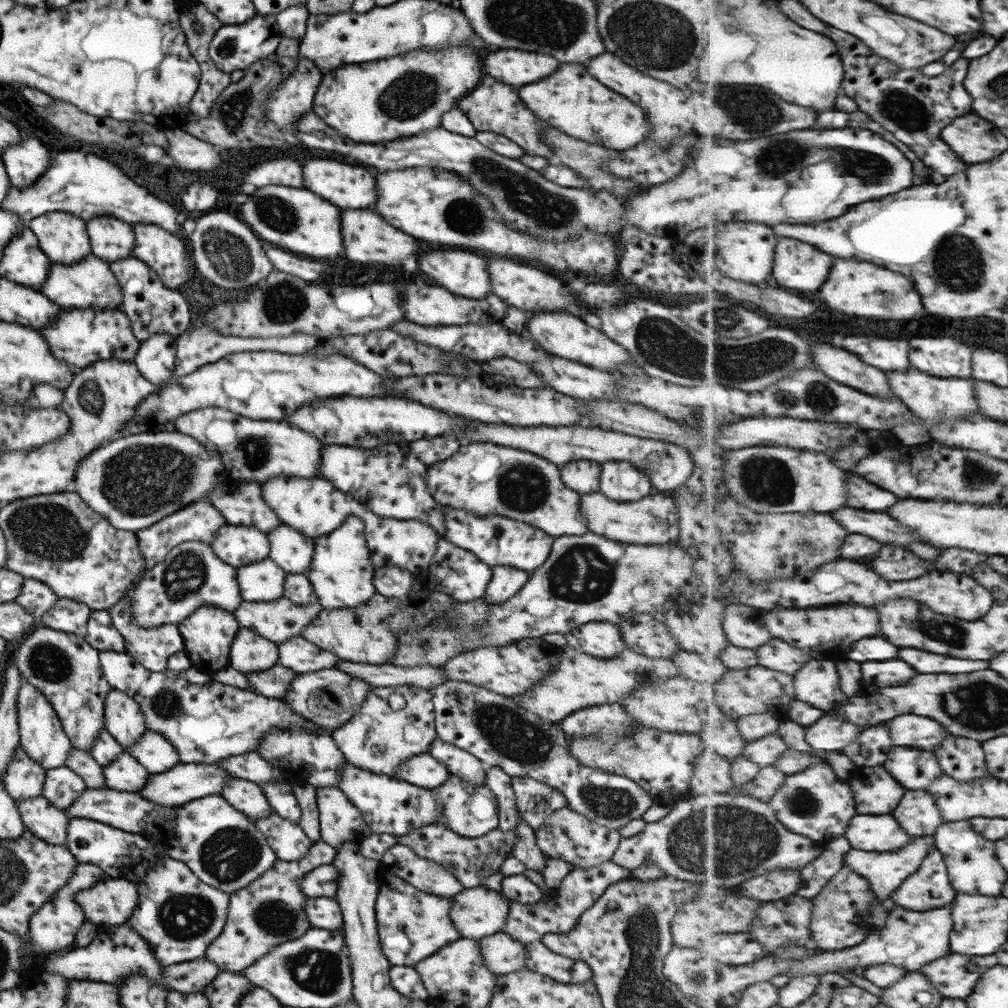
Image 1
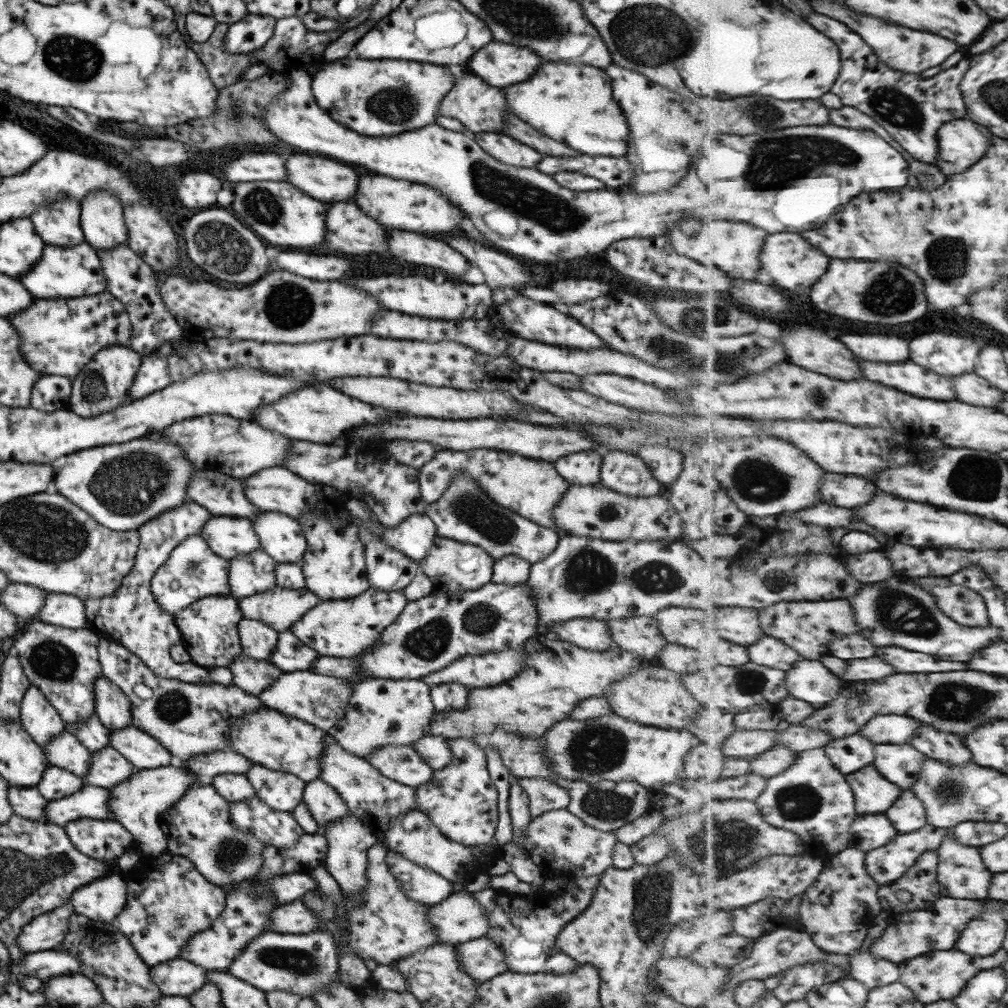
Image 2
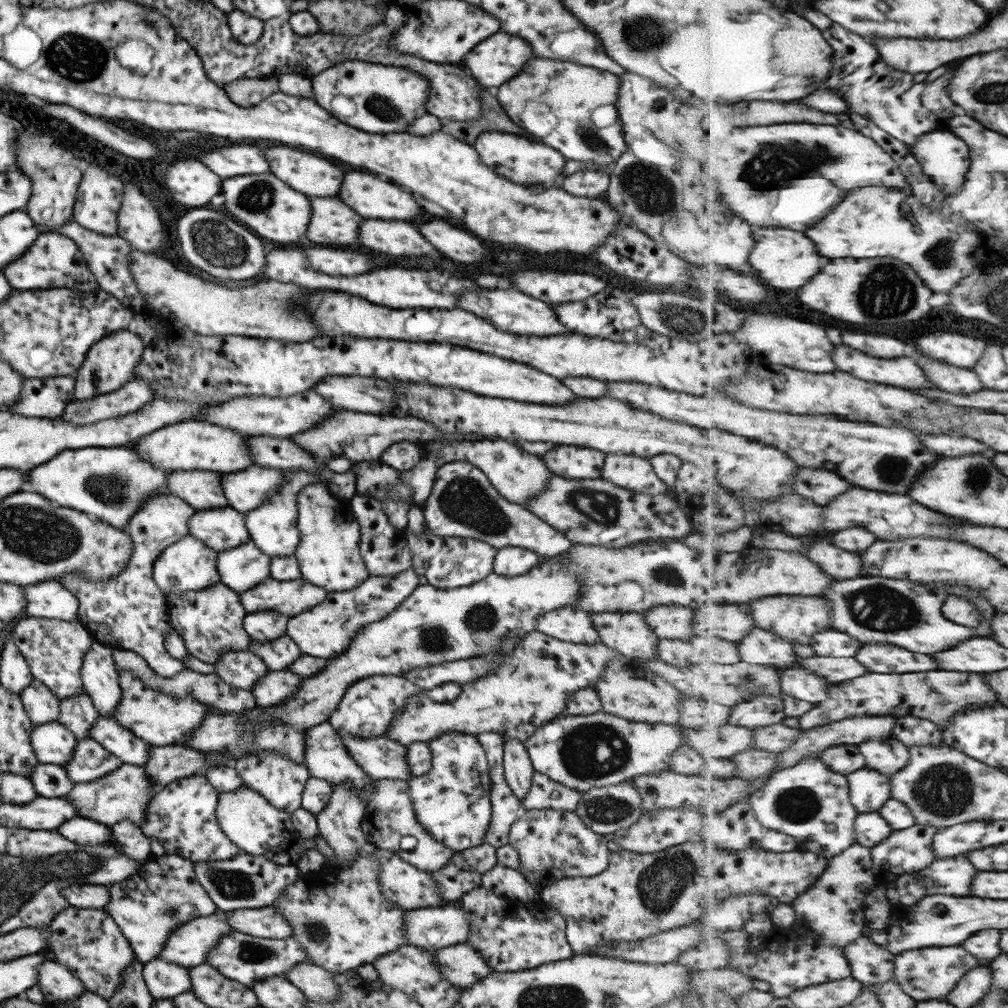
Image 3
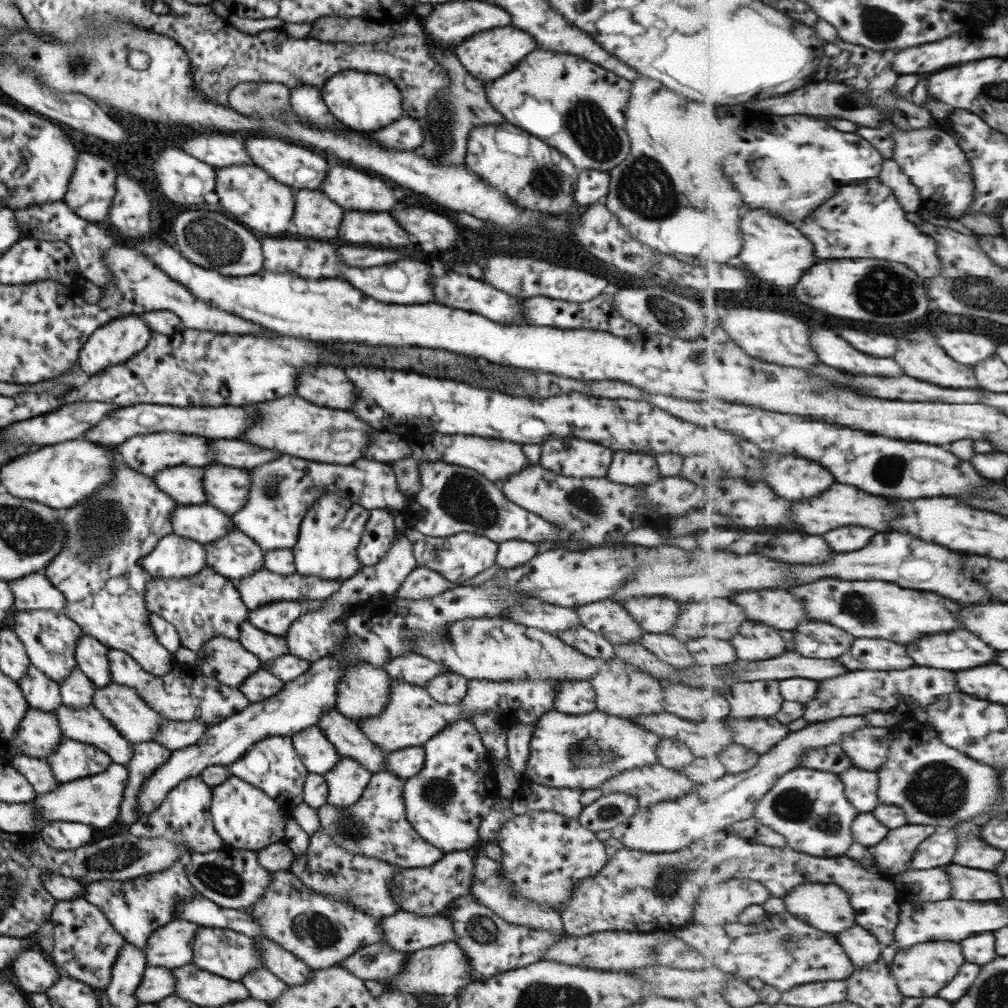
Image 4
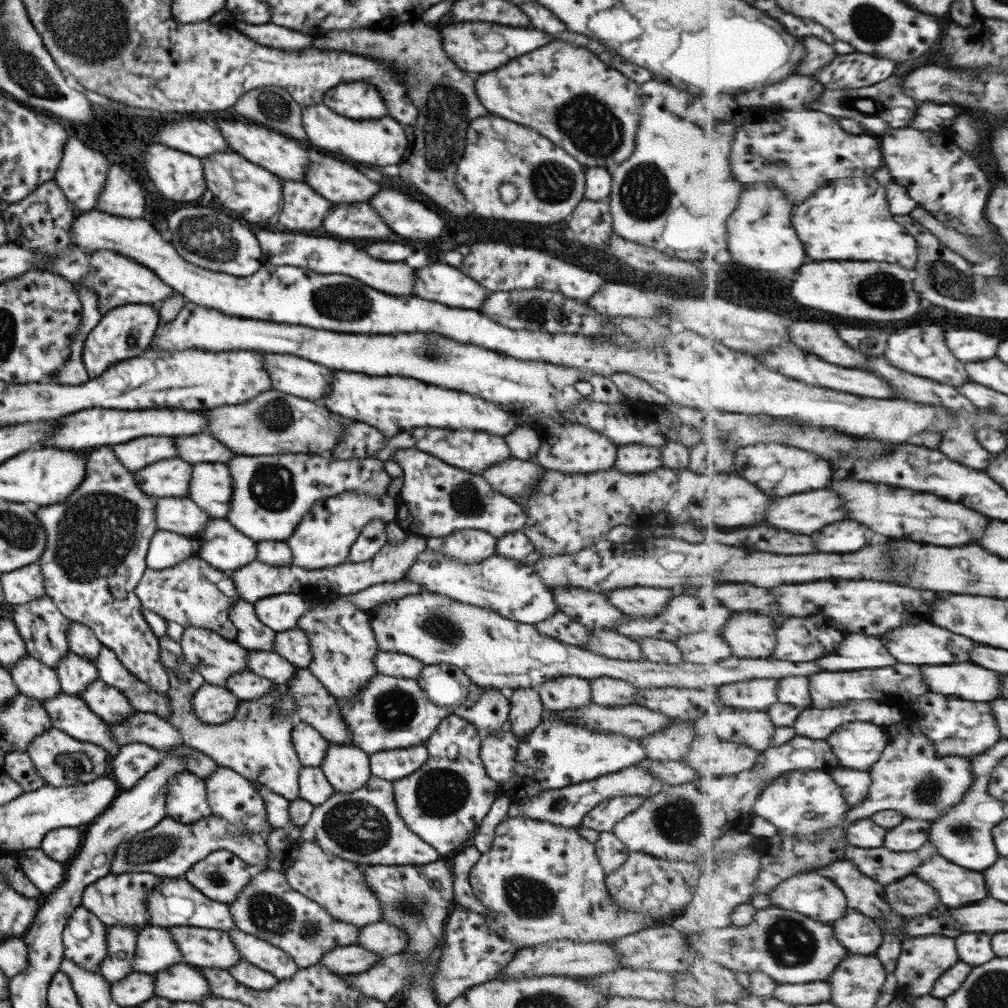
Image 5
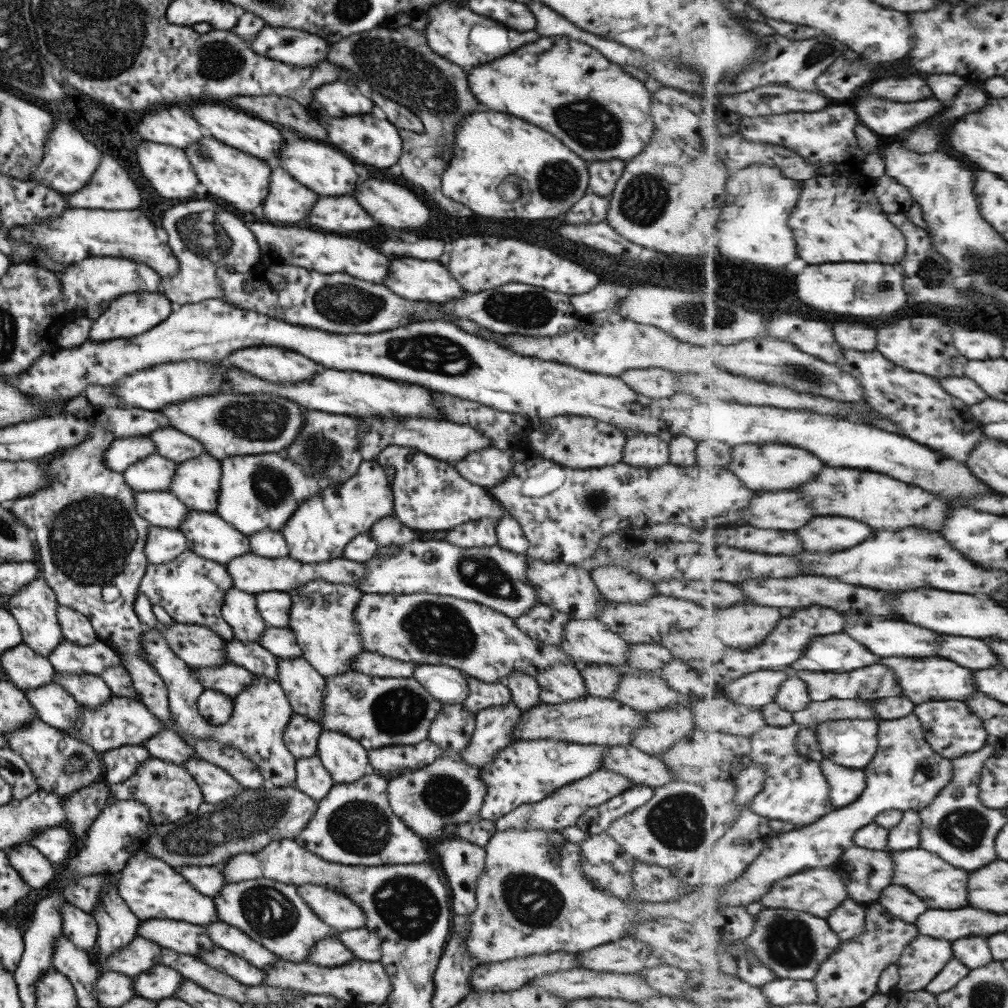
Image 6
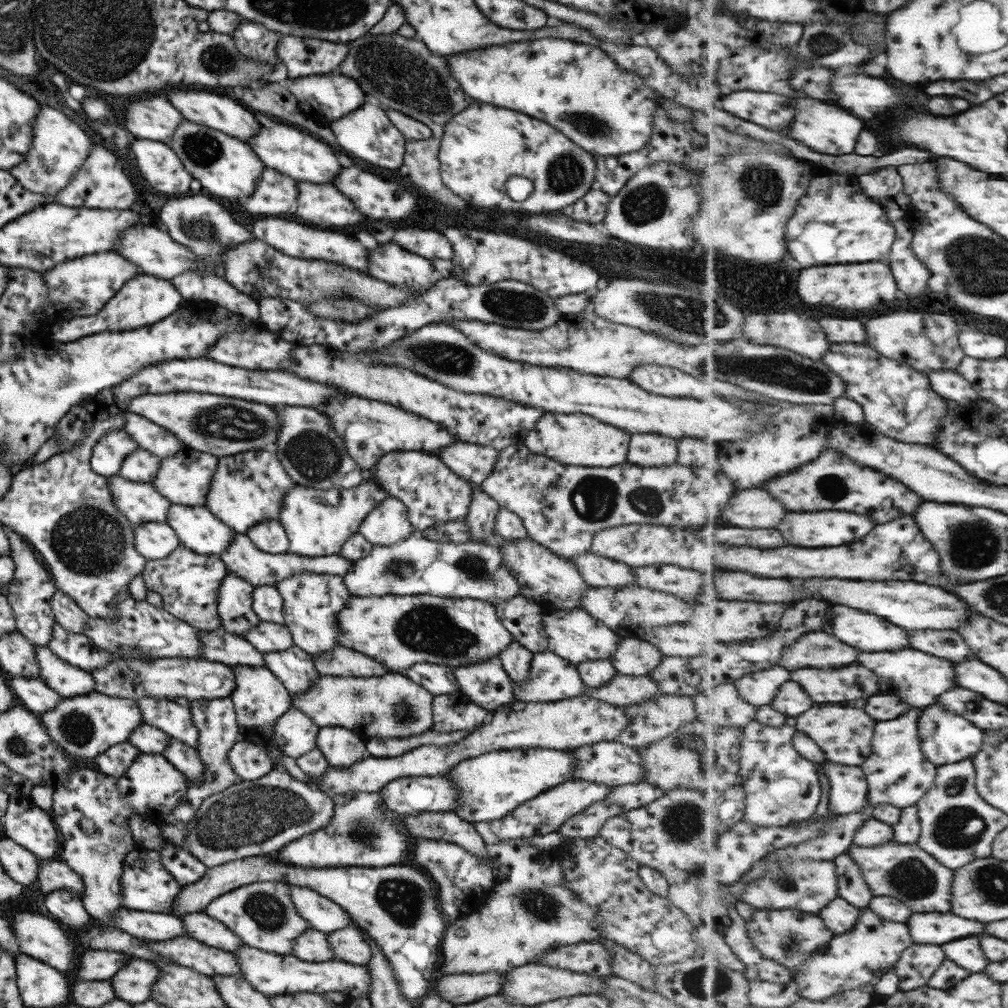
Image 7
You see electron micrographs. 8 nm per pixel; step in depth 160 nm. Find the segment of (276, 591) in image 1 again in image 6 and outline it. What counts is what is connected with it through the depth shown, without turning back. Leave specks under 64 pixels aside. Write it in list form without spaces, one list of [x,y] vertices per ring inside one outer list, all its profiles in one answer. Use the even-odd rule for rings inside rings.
[[[188,509],[178,528],[185,537],[186,548],[197,556],[217,564],[225,565],[231,558],[250,551],[248,537],[221,520],[215,512],[201,512]]]

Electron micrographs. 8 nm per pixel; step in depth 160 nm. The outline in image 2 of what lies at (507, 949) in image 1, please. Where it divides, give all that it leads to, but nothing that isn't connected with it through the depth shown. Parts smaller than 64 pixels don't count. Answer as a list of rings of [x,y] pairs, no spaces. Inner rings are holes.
[[[487,937],[468,940],[454,945],[456,959],[462,971],[477,983],[507,971],[502,952]]]

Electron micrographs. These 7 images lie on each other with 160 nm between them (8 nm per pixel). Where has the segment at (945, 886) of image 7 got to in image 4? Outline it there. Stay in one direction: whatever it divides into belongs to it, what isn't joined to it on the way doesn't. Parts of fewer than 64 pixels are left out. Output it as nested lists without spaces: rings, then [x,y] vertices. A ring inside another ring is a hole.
[[[960,864],[946,865],[953,886],[953,898],[957,900],[999,900],[1003,898],[1001,880],[995,872],[985,872]]]

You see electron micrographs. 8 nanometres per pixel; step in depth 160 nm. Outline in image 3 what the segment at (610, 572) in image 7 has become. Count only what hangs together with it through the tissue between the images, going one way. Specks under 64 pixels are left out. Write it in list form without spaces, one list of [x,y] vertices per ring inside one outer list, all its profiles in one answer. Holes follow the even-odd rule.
[[[679,605],[652,606],[642,613],[644,621],[658,639],[687,641],[692,636],[693,611]]]

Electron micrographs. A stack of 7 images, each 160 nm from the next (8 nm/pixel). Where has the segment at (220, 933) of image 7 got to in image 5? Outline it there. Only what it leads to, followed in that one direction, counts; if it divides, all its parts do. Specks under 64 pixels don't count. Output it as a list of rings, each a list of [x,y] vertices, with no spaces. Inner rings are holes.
[[[237,928],[226,933],[241,959],[269,972],[278,981],[291,978],[299,969],[286,952],[272,944],[267,944],[264,940],[259,940],[256,936],[241,932]]]

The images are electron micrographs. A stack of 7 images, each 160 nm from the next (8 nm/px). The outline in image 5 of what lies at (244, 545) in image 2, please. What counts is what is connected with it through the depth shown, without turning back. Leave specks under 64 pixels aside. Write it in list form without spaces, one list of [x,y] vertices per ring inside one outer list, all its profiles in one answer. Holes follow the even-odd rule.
[[[152,497],[154,502],[154,518],[159,530],[176,532],[184,537],[193,536],[202,529],[209,518],[188,497]]]

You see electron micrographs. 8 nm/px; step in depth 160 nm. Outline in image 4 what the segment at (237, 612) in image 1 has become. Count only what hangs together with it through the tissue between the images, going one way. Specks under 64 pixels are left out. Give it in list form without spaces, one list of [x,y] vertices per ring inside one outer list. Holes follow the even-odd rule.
[[[265,568],[253,571],[249,576],[244,576],[235,582],[235,587],[239,593],[241,602],[245,608],[250,611],[260,607],[265,603],[273,601],[308,601],[308,600],[324,600],[338,591],[341,586],[341,579],[324,579],[318,576],[305,576],[297,572],[281,576],[274,572],[269,572]]]

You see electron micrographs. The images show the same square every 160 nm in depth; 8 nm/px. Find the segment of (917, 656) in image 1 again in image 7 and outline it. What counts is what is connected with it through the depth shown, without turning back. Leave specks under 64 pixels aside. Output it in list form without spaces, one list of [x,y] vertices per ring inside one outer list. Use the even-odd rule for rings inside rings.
[[[807,632],[801,640],[785,648],[781,666],[799,668],[843,668],[857,662],[857,650],[827,632]]]

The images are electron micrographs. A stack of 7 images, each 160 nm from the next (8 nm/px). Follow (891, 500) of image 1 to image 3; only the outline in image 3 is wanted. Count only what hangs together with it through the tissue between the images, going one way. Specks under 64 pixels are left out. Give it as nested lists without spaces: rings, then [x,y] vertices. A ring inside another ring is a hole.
[[[799,467],[795,482],[793,482],[793,492],[795,494],[805,494],[805,498],[811,498],[817,504],[827,504],[833,498],[837,498],[839,494],[847,492],[849,488],[853,488],[853,484],[849,484],[845,478],[841,478],[835,472],[827,472],[827,470],[813,470],[811,467]]]

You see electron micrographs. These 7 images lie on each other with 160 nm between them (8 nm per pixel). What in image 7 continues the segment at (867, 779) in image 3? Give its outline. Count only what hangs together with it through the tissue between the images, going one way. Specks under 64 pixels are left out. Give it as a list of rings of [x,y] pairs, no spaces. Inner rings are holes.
[[[830,761],[822,764],[822,768],[829,780],[829,810],[845,816],[861,812],[867,806],[869,784],[863,769]]]

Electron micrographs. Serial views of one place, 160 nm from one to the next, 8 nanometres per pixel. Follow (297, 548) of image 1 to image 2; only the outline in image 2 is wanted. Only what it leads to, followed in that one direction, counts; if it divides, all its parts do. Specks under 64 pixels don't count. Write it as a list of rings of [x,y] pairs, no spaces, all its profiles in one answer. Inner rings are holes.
[[[257,512],[250,523],[260,549],[276,564],[300,564],[306,540],[293,517],[278,512]]]

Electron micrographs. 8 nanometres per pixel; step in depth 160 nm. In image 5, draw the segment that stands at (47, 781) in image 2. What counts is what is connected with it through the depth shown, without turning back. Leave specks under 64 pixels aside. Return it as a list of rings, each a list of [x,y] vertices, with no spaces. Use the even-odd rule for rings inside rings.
[[[26,751],[6,752],[3,756],[1,768],[9,779],[15,780],[23,792],[37,790],[44,786],[43,779],[37,775],[33,762],[27,757]]]

